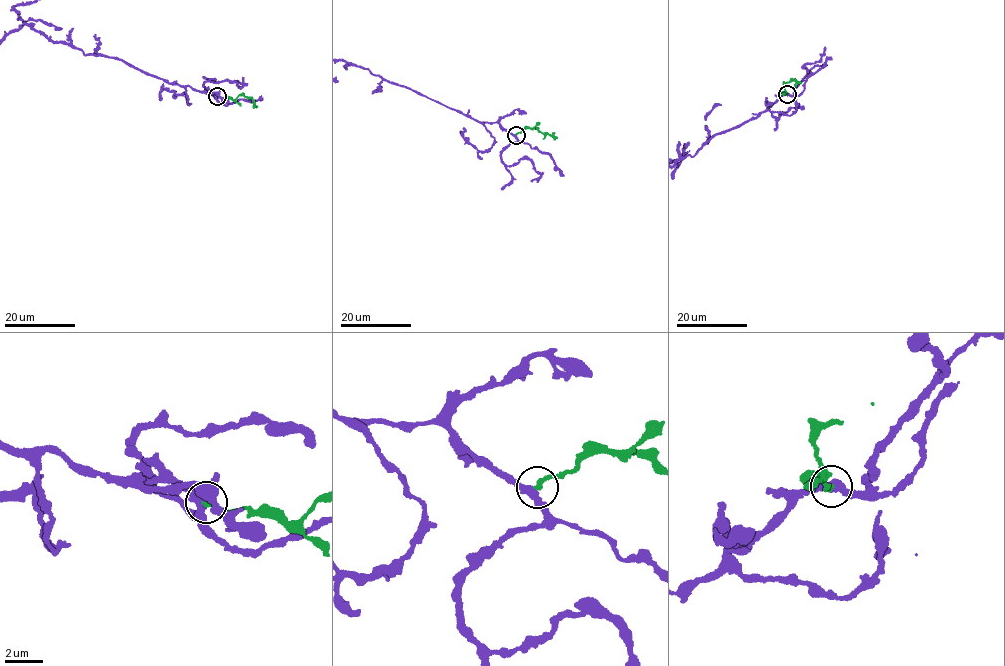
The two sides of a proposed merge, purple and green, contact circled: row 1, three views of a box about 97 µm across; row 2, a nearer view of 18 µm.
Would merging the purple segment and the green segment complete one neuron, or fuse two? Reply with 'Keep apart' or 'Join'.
Join

